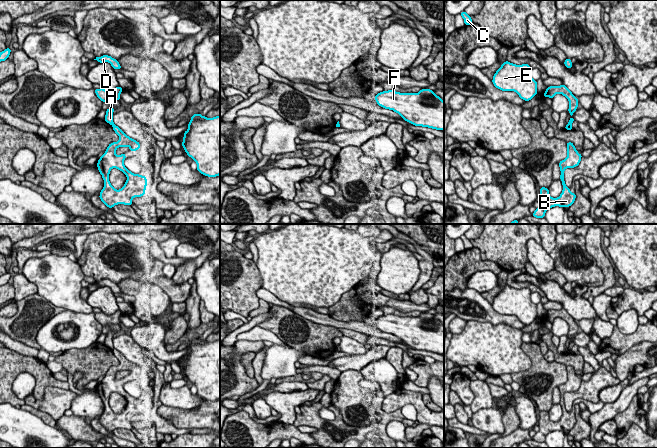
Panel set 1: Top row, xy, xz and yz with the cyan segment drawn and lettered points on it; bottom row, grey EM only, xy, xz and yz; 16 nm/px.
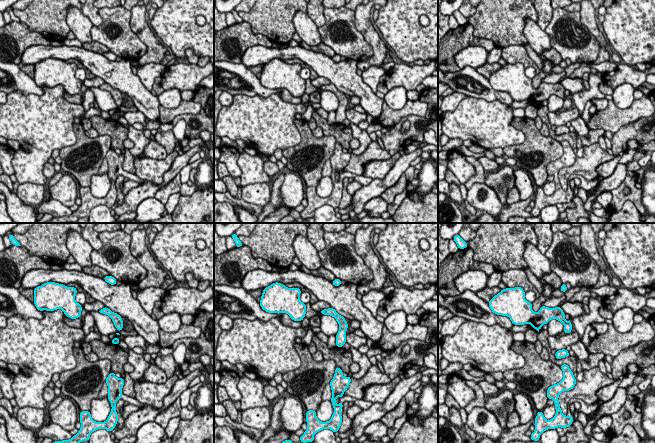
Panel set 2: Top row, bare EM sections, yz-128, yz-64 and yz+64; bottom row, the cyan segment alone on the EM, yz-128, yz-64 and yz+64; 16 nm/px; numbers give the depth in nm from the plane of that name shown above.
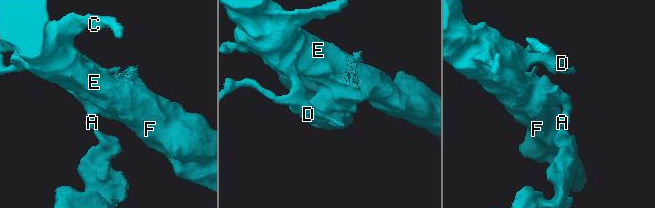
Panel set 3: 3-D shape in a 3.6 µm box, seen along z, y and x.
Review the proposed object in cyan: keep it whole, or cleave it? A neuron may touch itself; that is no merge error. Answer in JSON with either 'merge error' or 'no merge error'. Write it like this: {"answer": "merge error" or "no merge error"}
{"answer": "merge error"}

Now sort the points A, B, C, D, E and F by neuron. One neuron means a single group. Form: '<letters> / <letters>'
A C D E F / B

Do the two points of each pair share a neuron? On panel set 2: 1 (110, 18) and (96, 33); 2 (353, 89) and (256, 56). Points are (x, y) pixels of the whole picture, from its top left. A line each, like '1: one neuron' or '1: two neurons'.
1: one neuron
2: one neuron

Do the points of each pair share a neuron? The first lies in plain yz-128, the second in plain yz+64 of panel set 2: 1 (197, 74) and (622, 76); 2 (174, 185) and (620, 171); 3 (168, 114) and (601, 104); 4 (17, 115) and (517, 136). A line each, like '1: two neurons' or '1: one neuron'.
1: one neuron
2: two neurons
3: two neurons
4: one neuron

